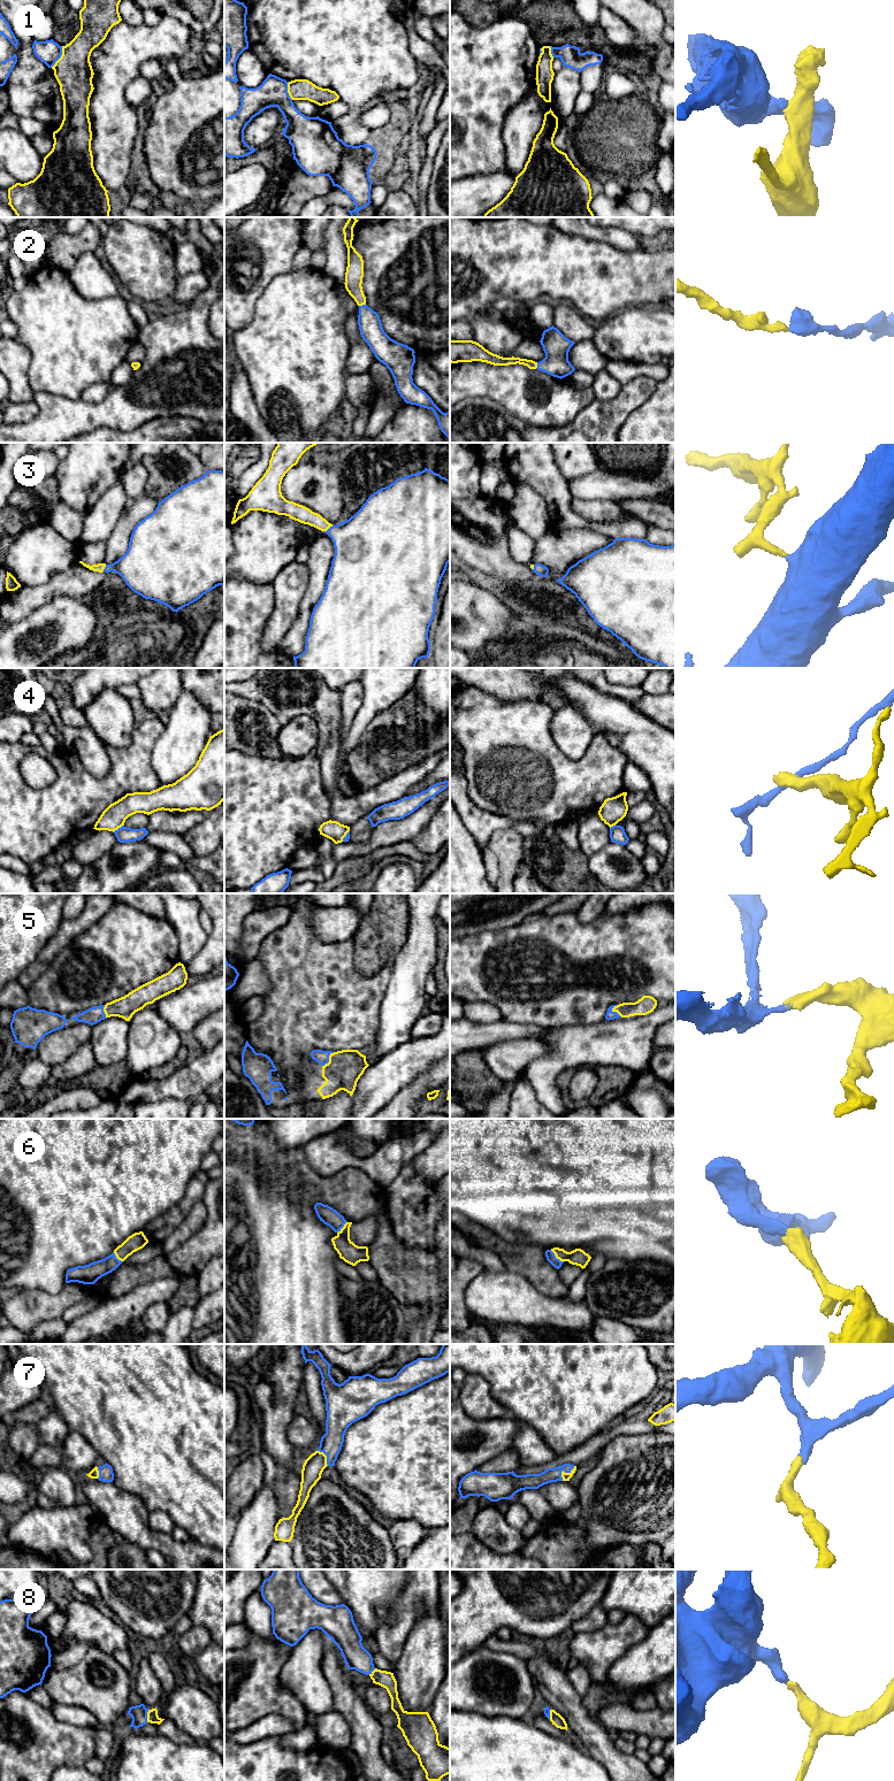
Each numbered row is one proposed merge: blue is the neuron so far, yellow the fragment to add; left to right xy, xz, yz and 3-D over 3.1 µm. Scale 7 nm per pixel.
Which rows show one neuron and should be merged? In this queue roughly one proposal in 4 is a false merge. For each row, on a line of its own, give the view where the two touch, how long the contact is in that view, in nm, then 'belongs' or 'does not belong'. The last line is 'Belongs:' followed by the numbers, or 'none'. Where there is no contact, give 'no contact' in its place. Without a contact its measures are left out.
1: xy | 170 nm | does not belong
2: xz | 50 nm | belongs
3: xz | 70 nm | belongs
4: xy | 90 nm | does not belong
5: xz | 130 nm | belongs
6: yz | 130 nm | belongs
7: yz | 140 nm | belongs
8: xy | 90 nm | belongs
Belongs: 2, 3, 5, 6, 7, 8

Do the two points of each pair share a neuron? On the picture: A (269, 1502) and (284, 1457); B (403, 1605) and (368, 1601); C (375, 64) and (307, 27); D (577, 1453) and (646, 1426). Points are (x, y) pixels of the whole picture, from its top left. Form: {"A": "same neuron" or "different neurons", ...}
{"A": "different neurons", "B": "different neurons", "C": "same neuron", "D": "same neuron"}

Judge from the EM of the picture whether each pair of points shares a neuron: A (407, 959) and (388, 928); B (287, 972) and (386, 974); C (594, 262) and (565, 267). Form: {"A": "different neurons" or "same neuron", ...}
{"A": "different neurons", "B": "same neuron", "C": "same neuron"}

